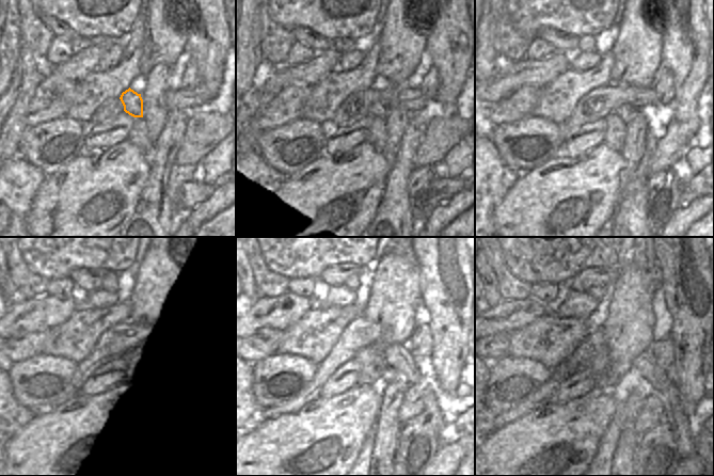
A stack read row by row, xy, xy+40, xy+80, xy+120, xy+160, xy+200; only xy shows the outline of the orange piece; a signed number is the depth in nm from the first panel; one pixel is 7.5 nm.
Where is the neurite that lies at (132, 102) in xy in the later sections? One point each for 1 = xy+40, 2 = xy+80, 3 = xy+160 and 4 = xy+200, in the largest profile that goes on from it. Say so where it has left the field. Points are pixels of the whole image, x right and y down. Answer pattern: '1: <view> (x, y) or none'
1: xy+40 (377, 110)
2: xy+80 (627, 113)
3: xy+160 (396, 356)
4: xy+200 (654, 381)

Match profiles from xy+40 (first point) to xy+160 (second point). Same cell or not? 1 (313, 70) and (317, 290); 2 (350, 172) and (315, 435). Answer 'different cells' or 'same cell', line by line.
1: different cells
2: same cell

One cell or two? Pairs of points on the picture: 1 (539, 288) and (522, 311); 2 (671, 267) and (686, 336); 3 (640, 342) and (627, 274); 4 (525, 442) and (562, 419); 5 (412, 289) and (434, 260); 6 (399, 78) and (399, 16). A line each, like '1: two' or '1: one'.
1: two
2: one
3: one
4: one
5: two
6: one

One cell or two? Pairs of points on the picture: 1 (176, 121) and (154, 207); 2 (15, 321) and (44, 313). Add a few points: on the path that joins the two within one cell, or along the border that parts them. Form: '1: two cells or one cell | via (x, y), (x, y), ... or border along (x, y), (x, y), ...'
1: one cell | via (169, 142), (156, 186)
2: one cell | via (22, 318), (36, 315)

